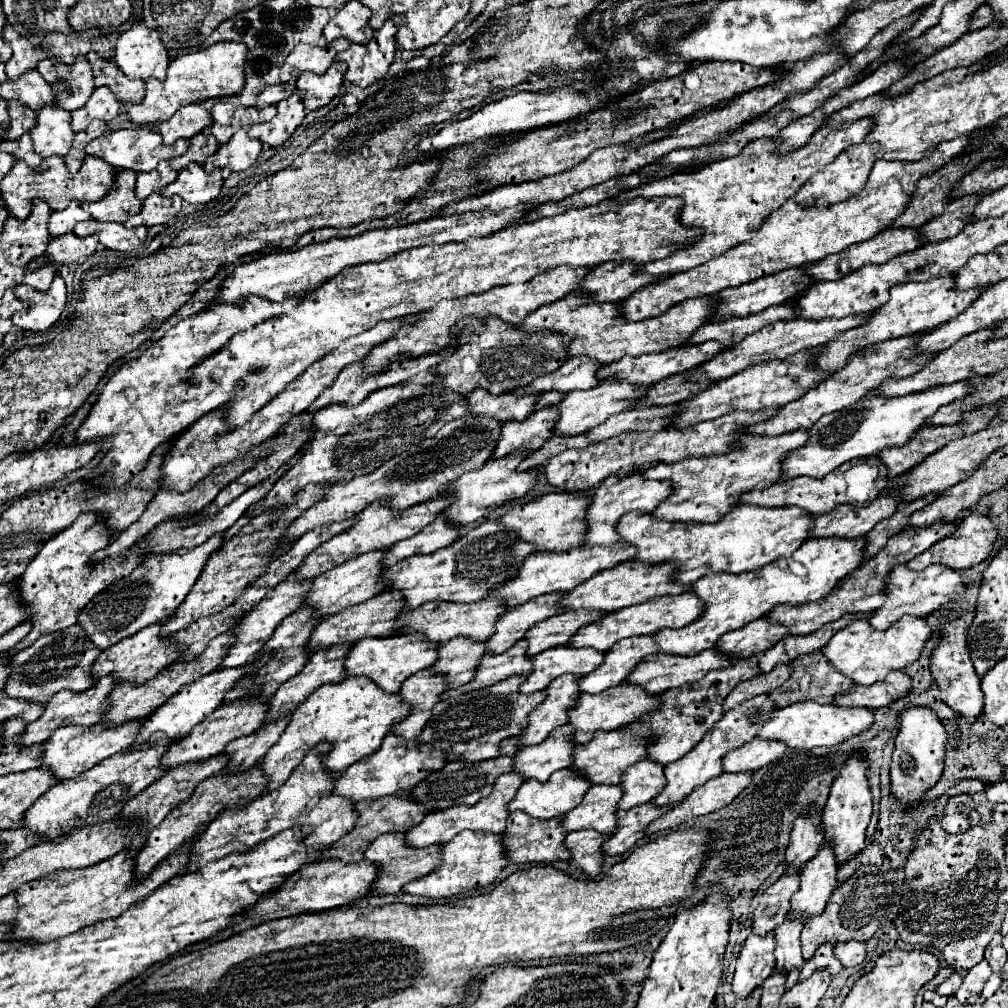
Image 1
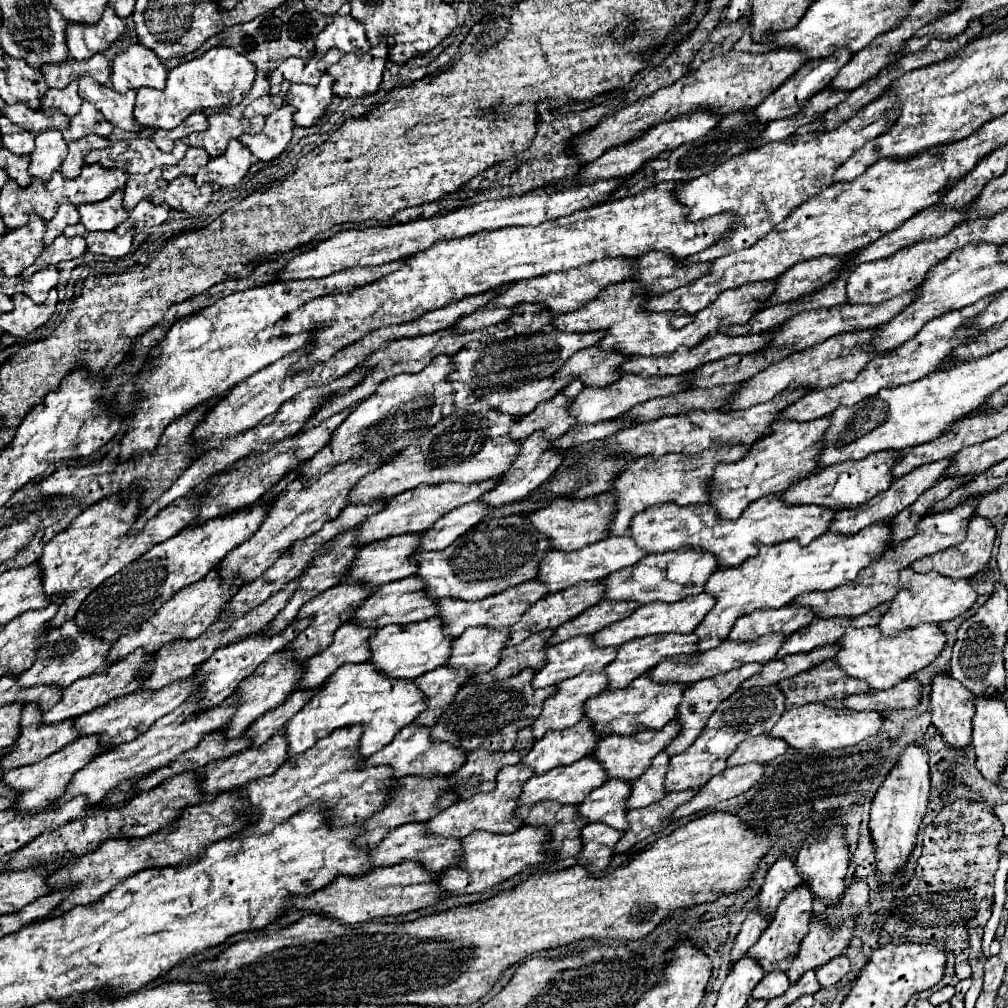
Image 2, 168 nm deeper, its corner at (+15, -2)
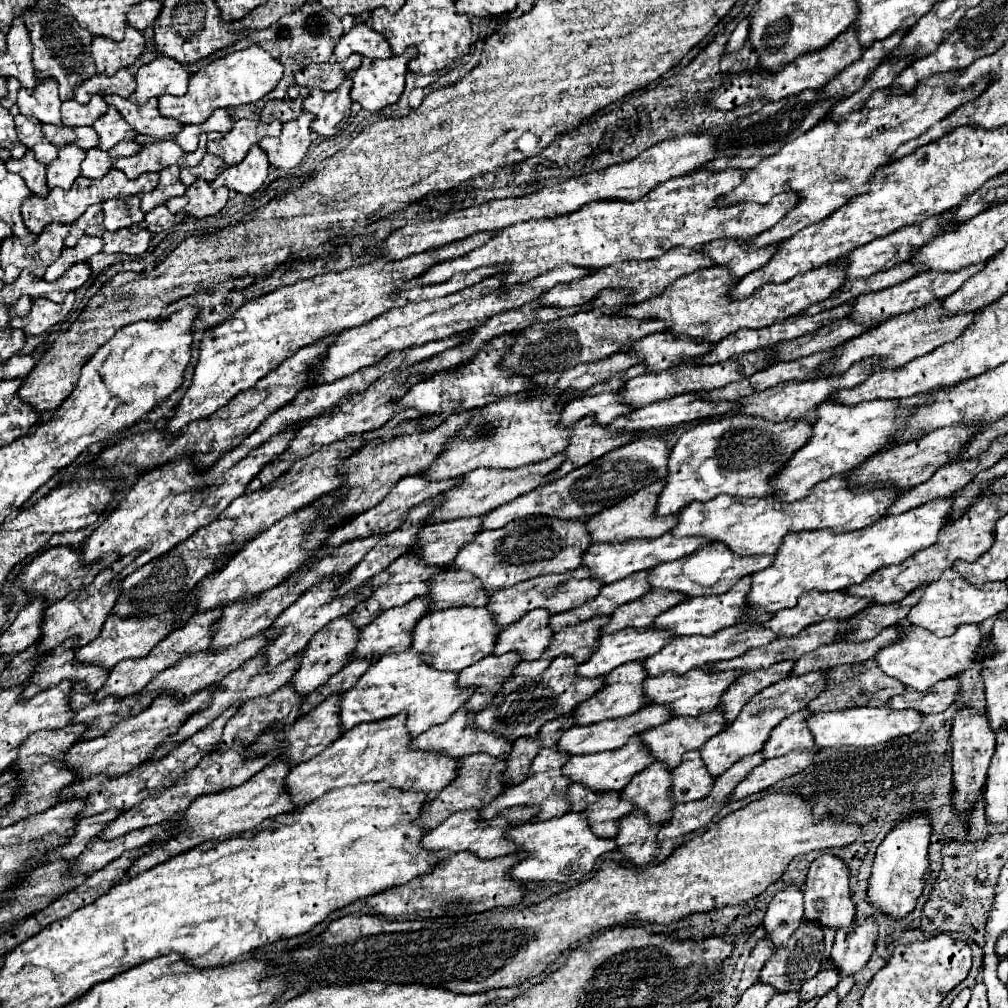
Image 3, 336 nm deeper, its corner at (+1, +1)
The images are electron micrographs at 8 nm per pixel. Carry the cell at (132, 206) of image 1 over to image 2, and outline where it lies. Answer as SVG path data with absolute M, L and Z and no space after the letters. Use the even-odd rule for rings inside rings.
M115 192L109 196L109 200L101 200L97 204L83 204L79 206L81 224L87 230L113 230L117 228L125 218L129 218L129 212L123 208L123 192Z

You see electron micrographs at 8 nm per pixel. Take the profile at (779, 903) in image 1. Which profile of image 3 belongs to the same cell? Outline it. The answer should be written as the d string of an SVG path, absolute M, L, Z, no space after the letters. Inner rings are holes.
M761 939L761 941L757 943L757 947L753 949L753 953L749 955L747 963L745 963L745 969L743 969L739 987L737 987L739 997L743 995L743 991L747 991L751 985L757 983L757 977L759 977L763 965L769 961L771 953L773 953L773 945L771 945L771 941L769 941L769 939Z

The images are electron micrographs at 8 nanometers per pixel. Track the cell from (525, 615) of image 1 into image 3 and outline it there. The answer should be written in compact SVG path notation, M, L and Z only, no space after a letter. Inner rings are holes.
M649 571L633 573L631 577L605 585L595 599L583 603L581 607L571 609L571 611L557 613L555 617L551 617L551 629L559 631L567 625L577 625L577 623L587 621L597 615L611 615L619 605L625 605L629 601L635 601L635 599L647 595L651 591L651 585L647 585L647 573Z

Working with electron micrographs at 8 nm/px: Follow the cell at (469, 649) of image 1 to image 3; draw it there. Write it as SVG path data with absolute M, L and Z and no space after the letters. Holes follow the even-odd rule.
M535 609L527 613L523 621L505 627L497 639L493 655L517 651L523 659L539 659L553 637L553 631L547 625L549 617L551 613L547 613L547 609Z

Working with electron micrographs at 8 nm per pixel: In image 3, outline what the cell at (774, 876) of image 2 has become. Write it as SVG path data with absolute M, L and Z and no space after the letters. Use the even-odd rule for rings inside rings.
M791 885L785 891L777 893L769 903L765 913L765 937L771 937L773 947L787 945L791 933L801 925L803 917L803 893L799 887Z

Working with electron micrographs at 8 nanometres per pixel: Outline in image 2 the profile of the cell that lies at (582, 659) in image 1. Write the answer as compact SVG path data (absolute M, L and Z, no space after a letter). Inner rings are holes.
M577 636L573 640L547 648L545 666L535 672L533 688L555 686L565 678L573 678L581 672L601 672L617 654L615 646L597 648L591 636Z

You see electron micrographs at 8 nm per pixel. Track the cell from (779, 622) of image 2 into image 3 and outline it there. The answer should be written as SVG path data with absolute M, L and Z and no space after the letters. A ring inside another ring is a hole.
M823 591L823 593L803 593L799 603L791 609L781 609L771 621L765 623L767 629L791 637L803 631L803 627L821 623L825 619L851 619L855 613L873 605L867 597L853 597L845 591Z

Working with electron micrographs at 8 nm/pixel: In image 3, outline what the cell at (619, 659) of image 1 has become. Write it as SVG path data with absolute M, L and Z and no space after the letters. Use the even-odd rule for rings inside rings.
M735 625L735 627L727 627L711 637L703 637L703 635L691 635L691 637L679 637L673 639L669 645L665 645L659 653L655 653L653 657L647 657L643 661L645 671L649 677L667 673L667 671L677 671L677 673L687 673L689 669L701 667L705 663L715 663L715 661L723 661L723 659L735 659L743 653L747 653L749 649L755 647L763 647L769 645L771 641L775 641L775 633L771 633L769 629L763 629L763 625Z

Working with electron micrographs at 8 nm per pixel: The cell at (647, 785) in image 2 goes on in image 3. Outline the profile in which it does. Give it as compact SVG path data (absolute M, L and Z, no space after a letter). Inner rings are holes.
M685 753L681 765L673 769L673 801L687 803L707 797L707 793L711 793L711 781L715 781L715 777L707 773L701 753Z

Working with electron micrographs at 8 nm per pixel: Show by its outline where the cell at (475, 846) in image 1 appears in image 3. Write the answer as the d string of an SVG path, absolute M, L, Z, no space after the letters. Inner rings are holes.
M569 811L563 817L555 817L551 821L533 821L533 823L515 827L507 833L507 839L515 841L517 845L521 845L521 851L529 853L525 861L521 861L519 865L511 869L511 877L515 881L525 881L525 883L543 881L543 879L561 881L561 883L577 881L593 871L595 861L603 853L617 849L615 839L595 837L595 833L591 833L591 827L587 825L587 817L575 811Z

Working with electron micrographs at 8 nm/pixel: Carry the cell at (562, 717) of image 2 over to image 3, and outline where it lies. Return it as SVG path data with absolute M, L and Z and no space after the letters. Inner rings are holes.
M631 661L627 665L621 665L619 669L613 669L605 679L605 687L597 691L591 699L583 701L575 711L575 721L579 725L591 725L603 719L619 719L627 717L641 707L647 707L647 697L643 697L643 681L647 679L647 673L643 669L643 661Z

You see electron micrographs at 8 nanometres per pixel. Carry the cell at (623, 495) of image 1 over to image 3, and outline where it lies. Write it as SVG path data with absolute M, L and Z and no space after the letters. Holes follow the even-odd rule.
M725 415L713 421L697 423L693 429L685 431L681 439L675 443L671 457L669 457L669 473L665 477L667 485L659 495L657 513L671 515L679 513L679 509L687 507L691 501L709 501L721 493L731 497L767 497L771 493L771 485L767 485L767 477L783 469L783 463L791 459L791 453L803 445L811 437L811 425L807 421L783 421L773 425L771 421L763 421L759 417L739 417L739 415Z

